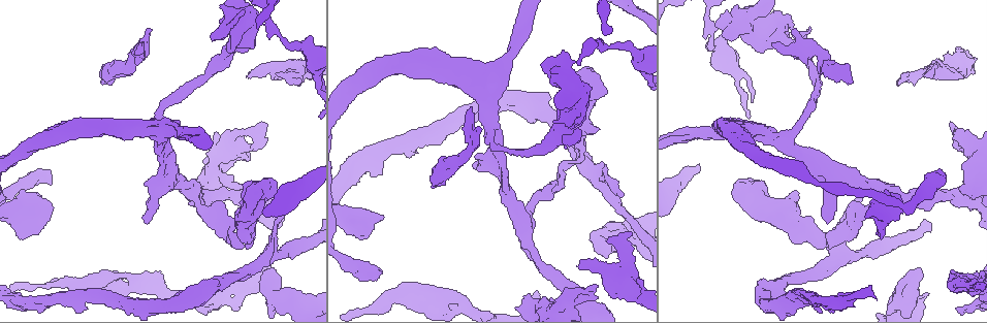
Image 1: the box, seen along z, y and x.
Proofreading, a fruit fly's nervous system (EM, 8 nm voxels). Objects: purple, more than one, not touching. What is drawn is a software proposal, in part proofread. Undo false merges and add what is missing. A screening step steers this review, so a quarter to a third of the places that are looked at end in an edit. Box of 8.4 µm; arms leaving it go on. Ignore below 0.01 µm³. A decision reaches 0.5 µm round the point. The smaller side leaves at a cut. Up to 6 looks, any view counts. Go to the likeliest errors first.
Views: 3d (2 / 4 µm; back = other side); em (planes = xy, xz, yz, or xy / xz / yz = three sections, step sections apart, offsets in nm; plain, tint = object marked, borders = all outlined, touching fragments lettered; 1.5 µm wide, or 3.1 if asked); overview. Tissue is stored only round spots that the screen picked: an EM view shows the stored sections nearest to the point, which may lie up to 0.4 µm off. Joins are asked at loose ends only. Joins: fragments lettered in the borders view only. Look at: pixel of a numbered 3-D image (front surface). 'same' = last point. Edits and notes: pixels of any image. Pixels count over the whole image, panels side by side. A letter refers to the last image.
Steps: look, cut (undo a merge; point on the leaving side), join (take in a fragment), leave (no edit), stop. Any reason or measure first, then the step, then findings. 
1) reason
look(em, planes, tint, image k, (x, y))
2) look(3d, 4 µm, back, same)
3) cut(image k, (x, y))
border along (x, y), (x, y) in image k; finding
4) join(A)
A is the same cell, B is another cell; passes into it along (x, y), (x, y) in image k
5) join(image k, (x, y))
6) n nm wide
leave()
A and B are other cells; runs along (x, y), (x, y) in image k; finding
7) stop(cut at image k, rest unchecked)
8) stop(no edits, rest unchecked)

free end
look(3d, 4 µm, image 1, (931, 77))

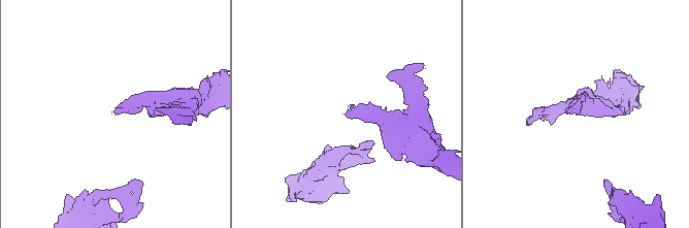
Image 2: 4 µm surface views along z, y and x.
look(em, planes, borders, image 2, (115, 111))

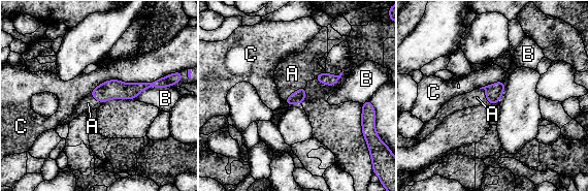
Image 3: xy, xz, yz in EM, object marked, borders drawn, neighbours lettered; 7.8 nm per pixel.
C touches over 550 nm
join(A)
A is the same cell, B and C are other cells; passes into it along (298, 96), (295, 91), (292, 73) in image 3; it goes on there

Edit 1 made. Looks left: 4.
free end
look(3d, 4 µm, image 1, (861, 199))

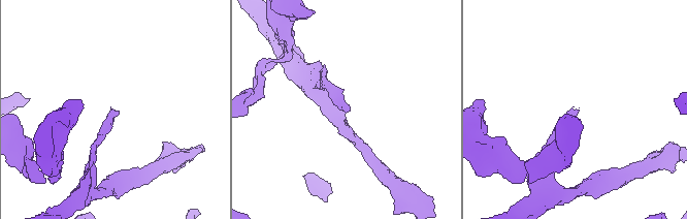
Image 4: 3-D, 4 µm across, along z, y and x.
now the EM
look(em, planes, tint, image 4, (115, 109))

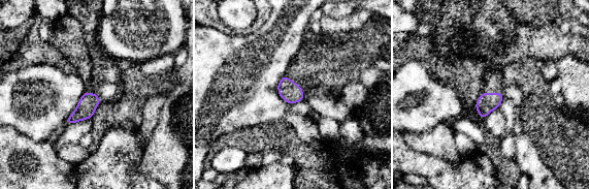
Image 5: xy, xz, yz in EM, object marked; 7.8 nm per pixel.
look(em, planes, borders, same)

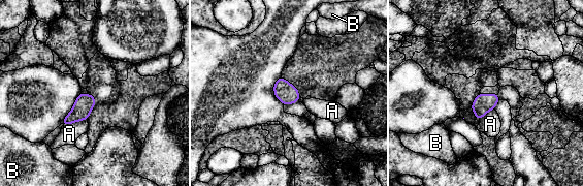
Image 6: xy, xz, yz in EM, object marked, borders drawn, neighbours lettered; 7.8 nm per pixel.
leave()
A and B are other cells; border along (87, 119), (74, 121), (63, 126) in image 6; no lettered fragment goes on from it

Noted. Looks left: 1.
stop(join at image 3, rest unchecked)

